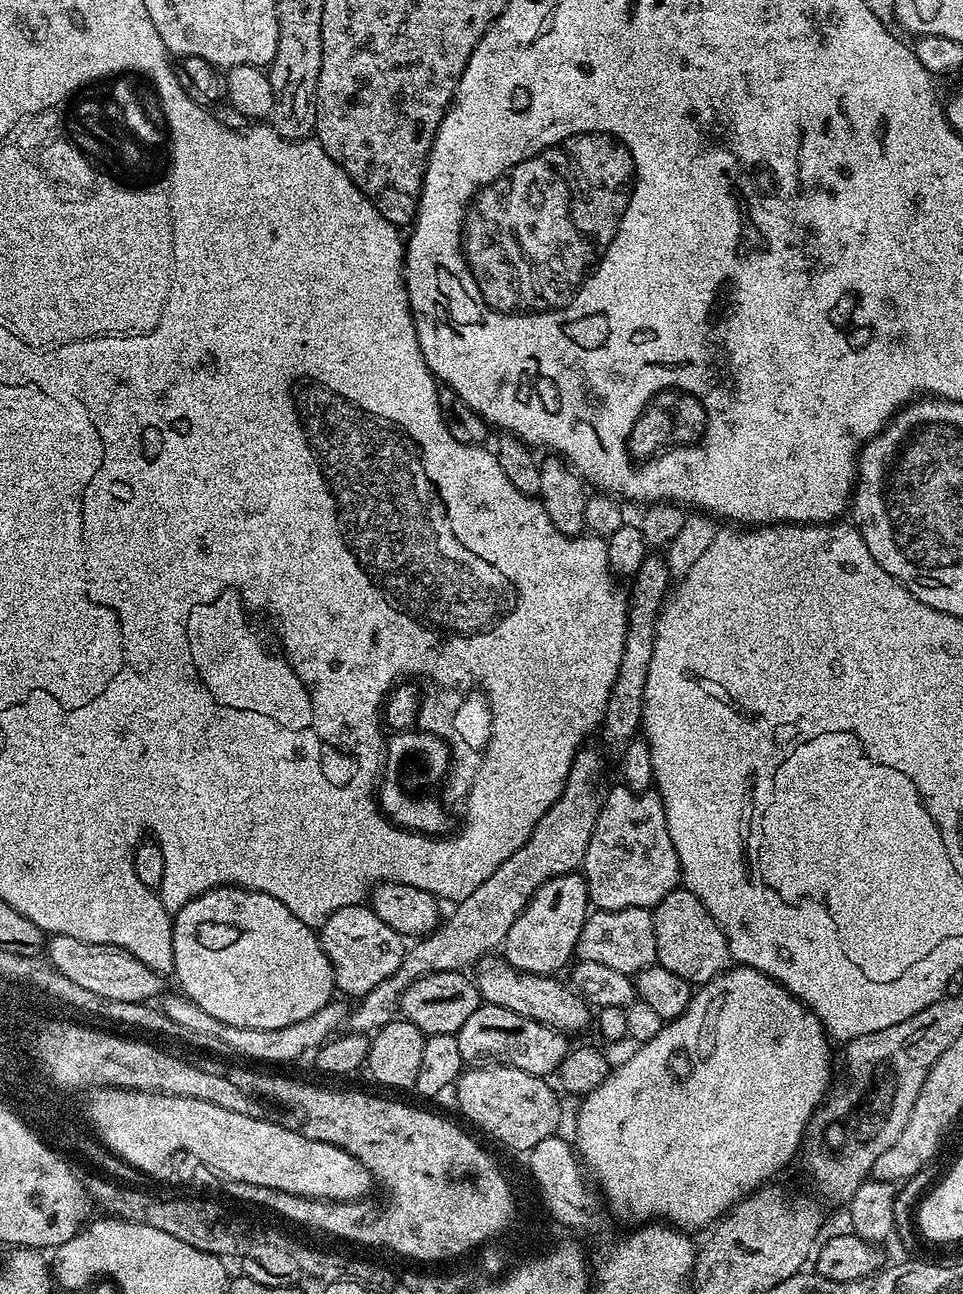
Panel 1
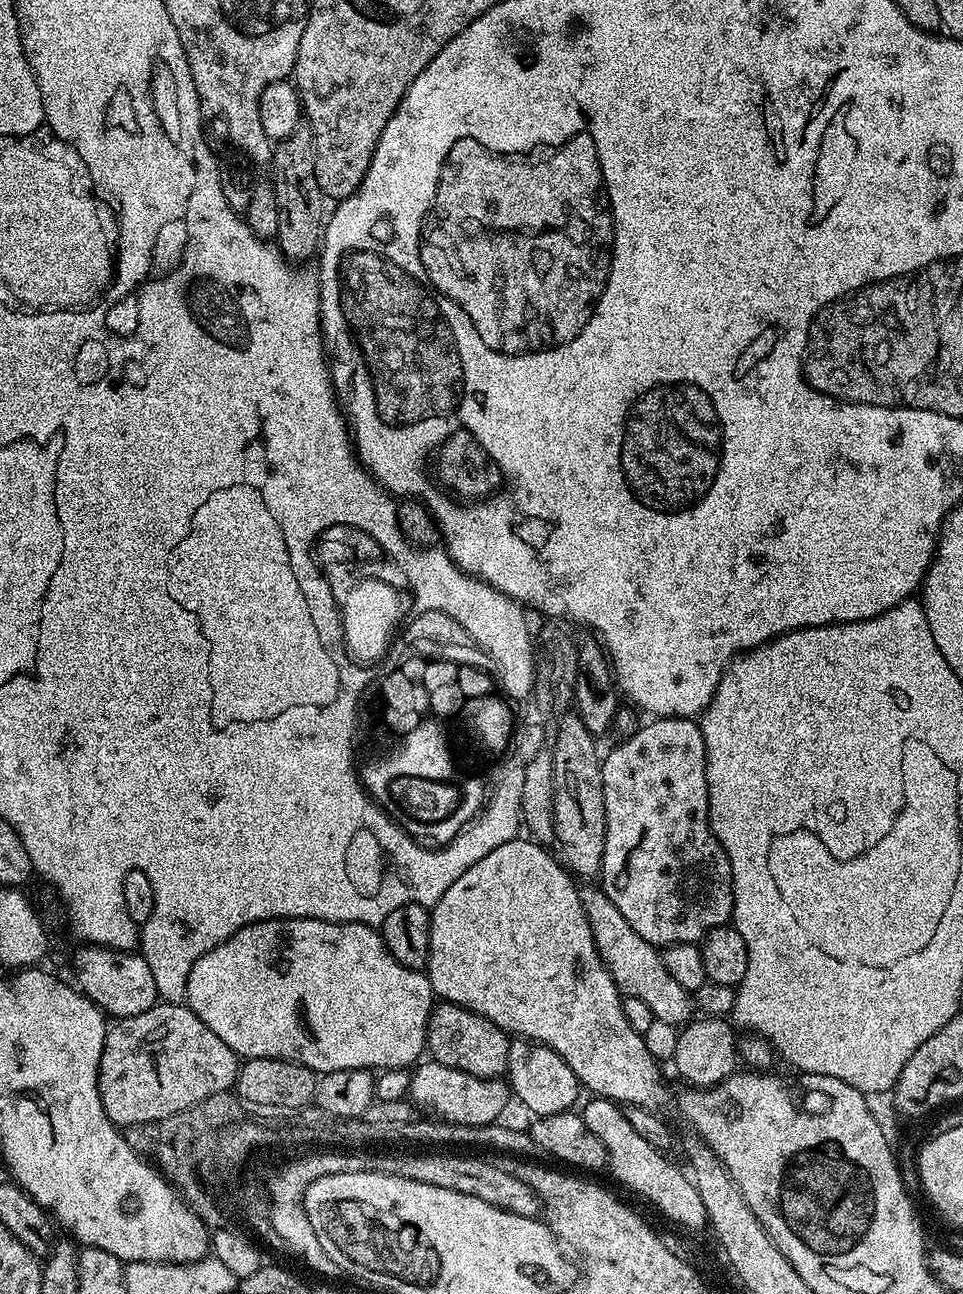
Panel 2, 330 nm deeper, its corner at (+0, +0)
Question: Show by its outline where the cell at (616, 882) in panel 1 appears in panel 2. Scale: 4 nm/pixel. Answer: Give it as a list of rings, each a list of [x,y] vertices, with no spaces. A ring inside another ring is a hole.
[[[662,716],[641,723],[636,731],[625,735],[624,741],[617,748],[612,748],[603,757],[600,769],[602,770],[602,794],[606,806],[606,838],[604,839],[604,853],[602,854],[602,866],[598,877],[599,887],[622,910],[622,918],[634,926],[646,942],[657,946],[670,944],[700,944],[710,930],[723,928],[732,918],[732,871],[730,870],[730,858],[726,858],[726,850],[718,842],[716,835],[712,833],[712,827],[708,825],[708,787],[706,786],[706,746],[702,738],[699,723],[687,716]]]

